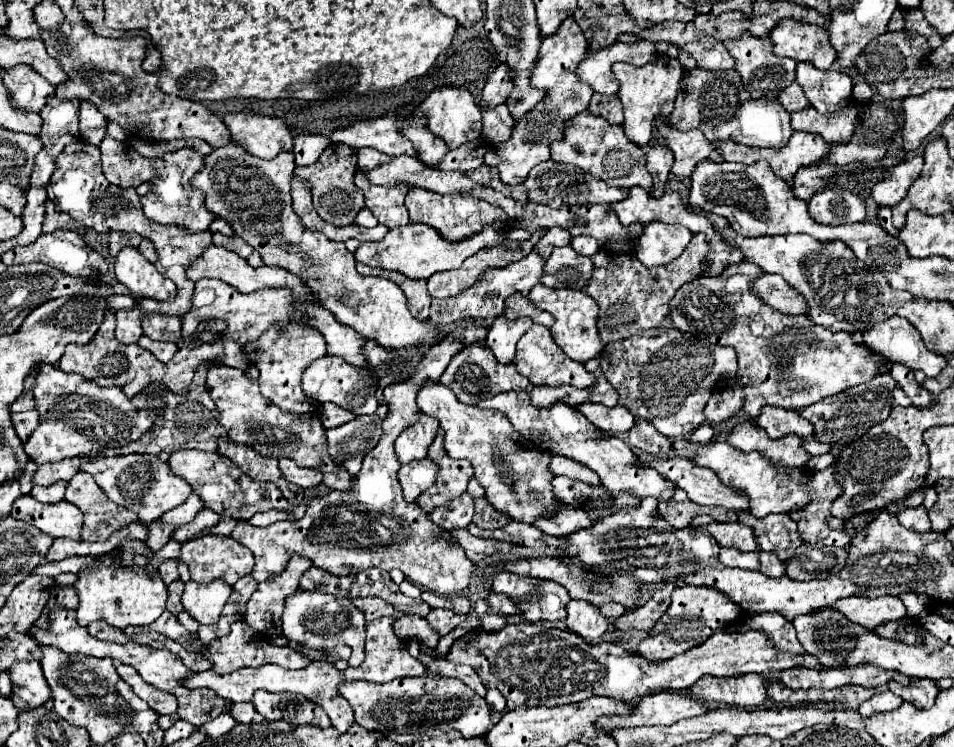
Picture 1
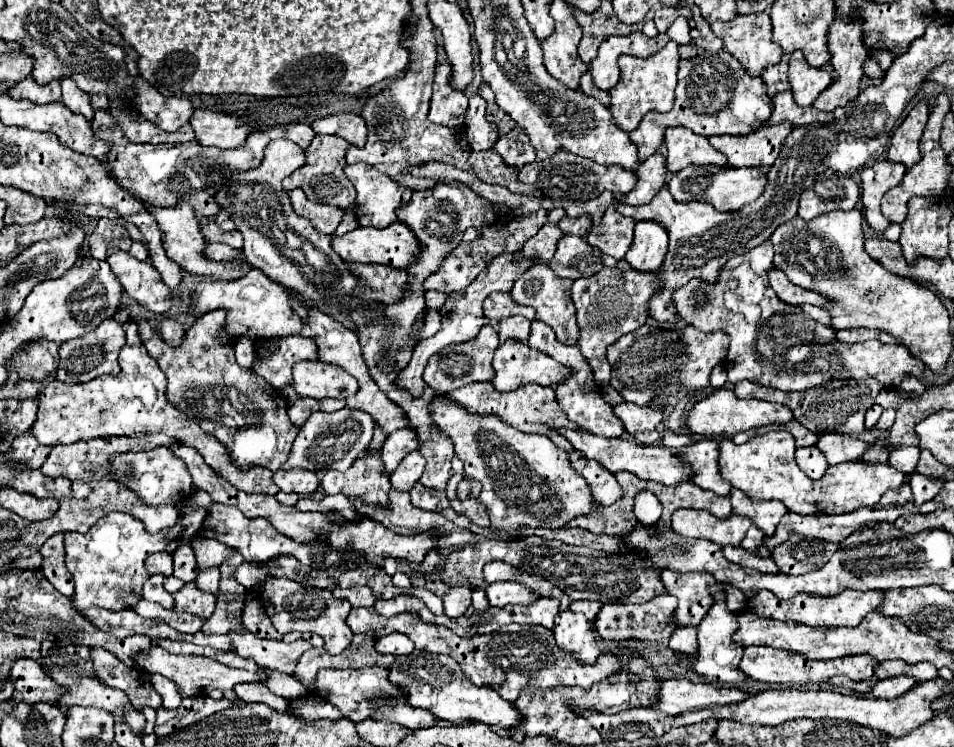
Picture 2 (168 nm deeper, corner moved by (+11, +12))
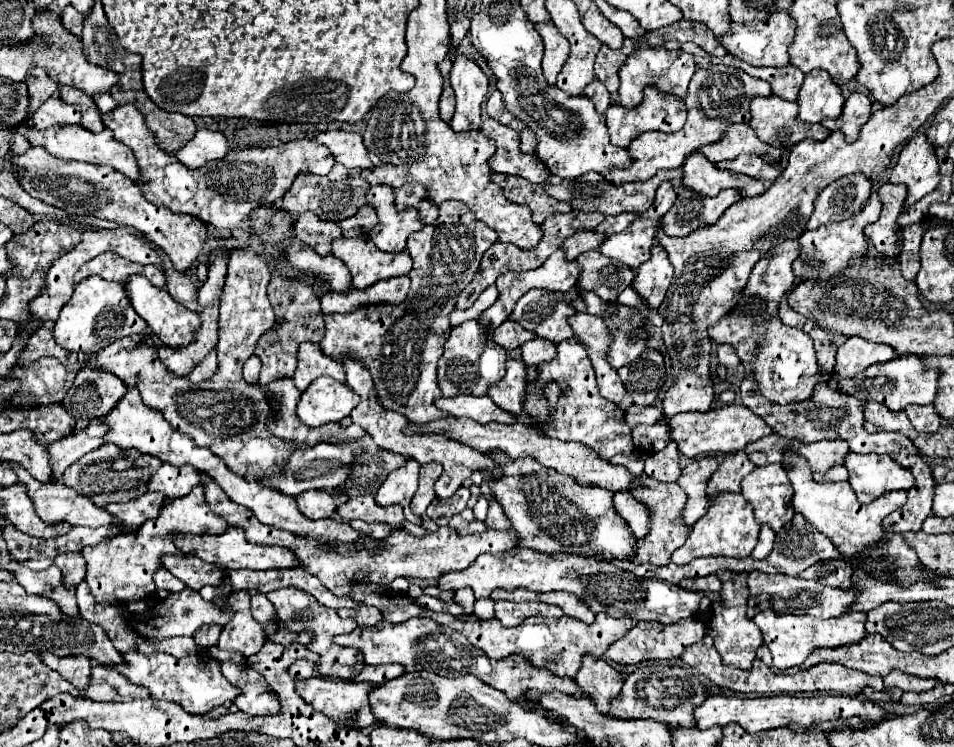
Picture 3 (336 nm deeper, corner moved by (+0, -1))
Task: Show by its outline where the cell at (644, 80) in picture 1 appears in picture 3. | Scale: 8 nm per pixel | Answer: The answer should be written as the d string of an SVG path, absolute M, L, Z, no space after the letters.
M647 86L643 90L643 100L639 104L639 108L621 108L621 106L609 106L605 112L607 118L607 128L609 128L609 136L611 136L611 144L627 148L639 134L647 132L647 130L659 130L659 132L675 132L681 130L687 118L687 108L683 98L679 96L671 96L669 92L659 92L659 88L651 88Z

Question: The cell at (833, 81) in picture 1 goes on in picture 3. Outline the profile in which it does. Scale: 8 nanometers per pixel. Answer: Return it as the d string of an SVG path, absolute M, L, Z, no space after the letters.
M823 70L805 74L799 90L799 118L803 122L821 122L823 118L835 118L843 110L843 94L839 86Z

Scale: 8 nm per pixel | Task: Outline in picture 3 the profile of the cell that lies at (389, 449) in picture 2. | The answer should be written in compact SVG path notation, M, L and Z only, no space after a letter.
M407 458L403 468L397 468L395 472L391 472L391 476L387 476L383 486L379 486L375 494L375 502L381 506L403 504L405 518L415 525L422 526L421 517L415 515L409 508L409 500L417 490L417 478L419 478L419 462Z

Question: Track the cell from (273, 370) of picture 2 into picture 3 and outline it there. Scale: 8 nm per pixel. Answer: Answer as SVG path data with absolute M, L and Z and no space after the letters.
M301 344L299 346L299 362L293 374L295 386L303 392L317 376L331 376L337 382L345 382L345 370L337 360L331 360L323 354L319 344Z

